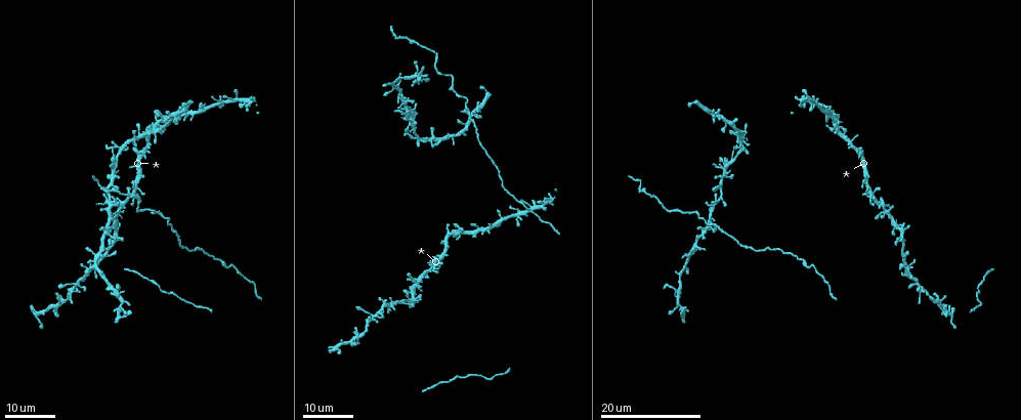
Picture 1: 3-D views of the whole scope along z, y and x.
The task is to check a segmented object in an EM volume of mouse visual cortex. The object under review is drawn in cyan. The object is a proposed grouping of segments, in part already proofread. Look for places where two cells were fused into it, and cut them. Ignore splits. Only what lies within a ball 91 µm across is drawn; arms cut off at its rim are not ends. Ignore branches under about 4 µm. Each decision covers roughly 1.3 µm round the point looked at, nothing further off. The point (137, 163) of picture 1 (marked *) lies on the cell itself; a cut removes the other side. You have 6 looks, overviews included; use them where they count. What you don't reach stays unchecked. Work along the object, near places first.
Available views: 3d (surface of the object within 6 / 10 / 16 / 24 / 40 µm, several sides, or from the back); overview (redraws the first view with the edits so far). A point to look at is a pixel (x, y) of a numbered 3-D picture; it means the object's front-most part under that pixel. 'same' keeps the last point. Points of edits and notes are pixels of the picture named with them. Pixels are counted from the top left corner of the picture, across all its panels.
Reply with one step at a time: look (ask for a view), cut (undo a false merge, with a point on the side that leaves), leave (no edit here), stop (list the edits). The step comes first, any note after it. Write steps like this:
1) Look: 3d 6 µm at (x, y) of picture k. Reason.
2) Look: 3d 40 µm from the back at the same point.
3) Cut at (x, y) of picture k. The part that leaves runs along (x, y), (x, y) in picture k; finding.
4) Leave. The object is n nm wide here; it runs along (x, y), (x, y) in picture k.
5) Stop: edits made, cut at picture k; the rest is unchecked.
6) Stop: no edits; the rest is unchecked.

Look: 3d 16 µm at (136, 186) of picture 1. Branch point.

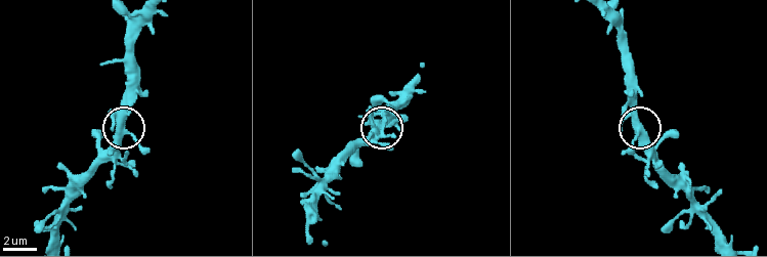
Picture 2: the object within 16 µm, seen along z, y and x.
Look: 3d 10 µm at (642, 130) of picture 2.

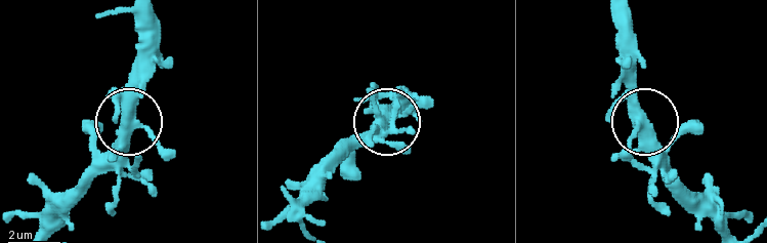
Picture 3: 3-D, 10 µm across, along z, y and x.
Look: 3d 10 µm from the back at (643, 123) of picture 3.

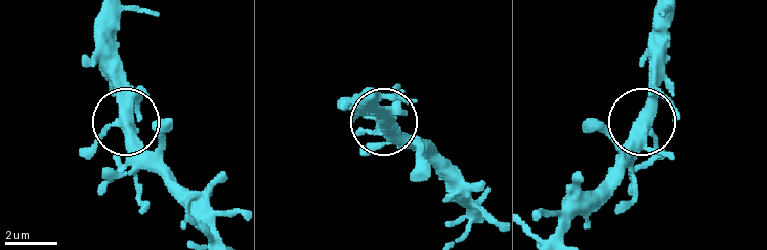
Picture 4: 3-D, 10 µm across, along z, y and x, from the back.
Leave. 3 arms meet here; it runs along (117, 11), (117, 111), (130, 136), (161, 167) in picture 4; continuous, no second cell.

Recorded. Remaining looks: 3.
Look: 3d 16 µm at (941, 301) of picture 1.

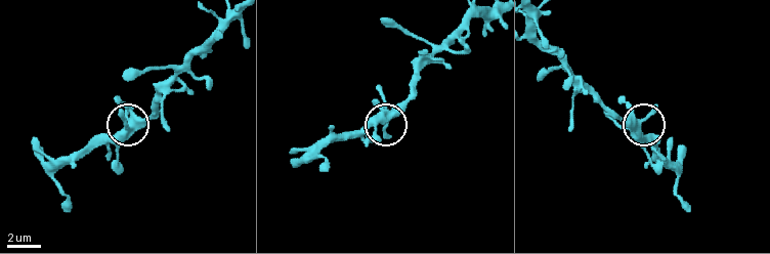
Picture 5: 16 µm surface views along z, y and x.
Look: 3d 6 µm at (386, 119) of picture 5. Zoom in.

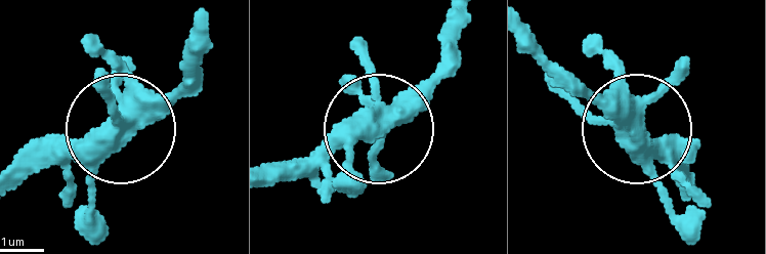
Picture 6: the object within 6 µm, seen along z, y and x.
Leave. The side arm is 10 µm long; 5 arms meet here; continuous, no second cell.

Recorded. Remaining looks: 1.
Stop: no edits; the rest is unchecked.

